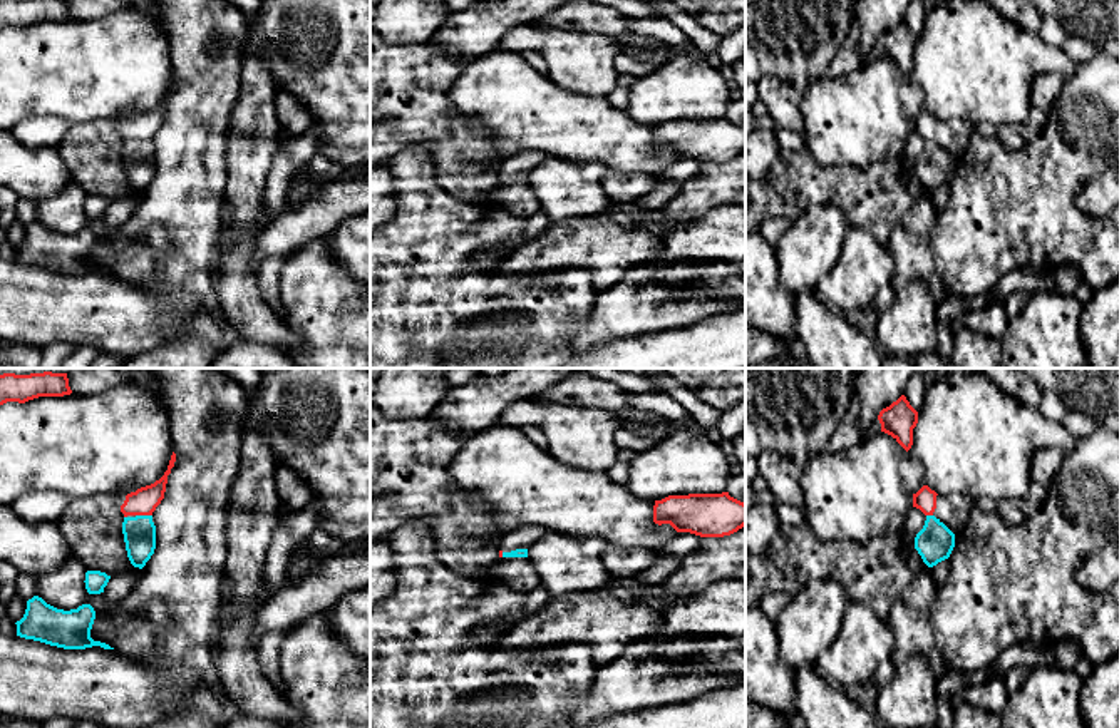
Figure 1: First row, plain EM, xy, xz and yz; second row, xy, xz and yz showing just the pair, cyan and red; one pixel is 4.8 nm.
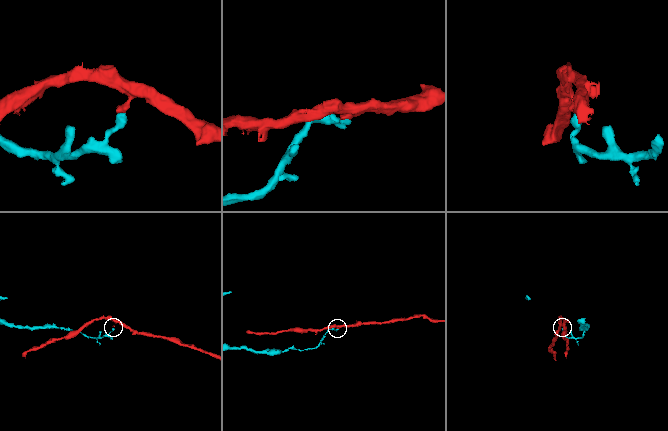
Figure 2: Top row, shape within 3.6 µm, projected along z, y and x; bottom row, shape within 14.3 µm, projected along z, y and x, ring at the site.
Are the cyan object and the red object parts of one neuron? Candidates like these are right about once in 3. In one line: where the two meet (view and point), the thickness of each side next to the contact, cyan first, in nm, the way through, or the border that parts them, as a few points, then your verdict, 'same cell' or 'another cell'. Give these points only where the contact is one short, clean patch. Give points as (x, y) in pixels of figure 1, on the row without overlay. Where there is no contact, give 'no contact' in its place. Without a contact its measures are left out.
contact xy (144, 141); calibres 160 and 130 nm; border xy (136, 139), (151, 141); another cell

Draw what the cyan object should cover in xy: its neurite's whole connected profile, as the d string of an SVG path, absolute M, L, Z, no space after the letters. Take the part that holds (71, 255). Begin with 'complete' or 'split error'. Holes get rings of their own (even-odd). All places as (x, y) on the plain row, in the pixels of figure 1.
complete; M34 221L27 226L25 239L17 246L17 261L40 266L64 274L85 274L101 271L114 274L106 268L94 266L90 254L95 236L90 229L64 236L47 229L42 223Z

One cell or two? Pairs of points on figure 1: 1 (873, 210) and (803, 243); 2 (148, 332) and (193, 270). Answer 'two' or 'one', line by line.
1: two
2: two

